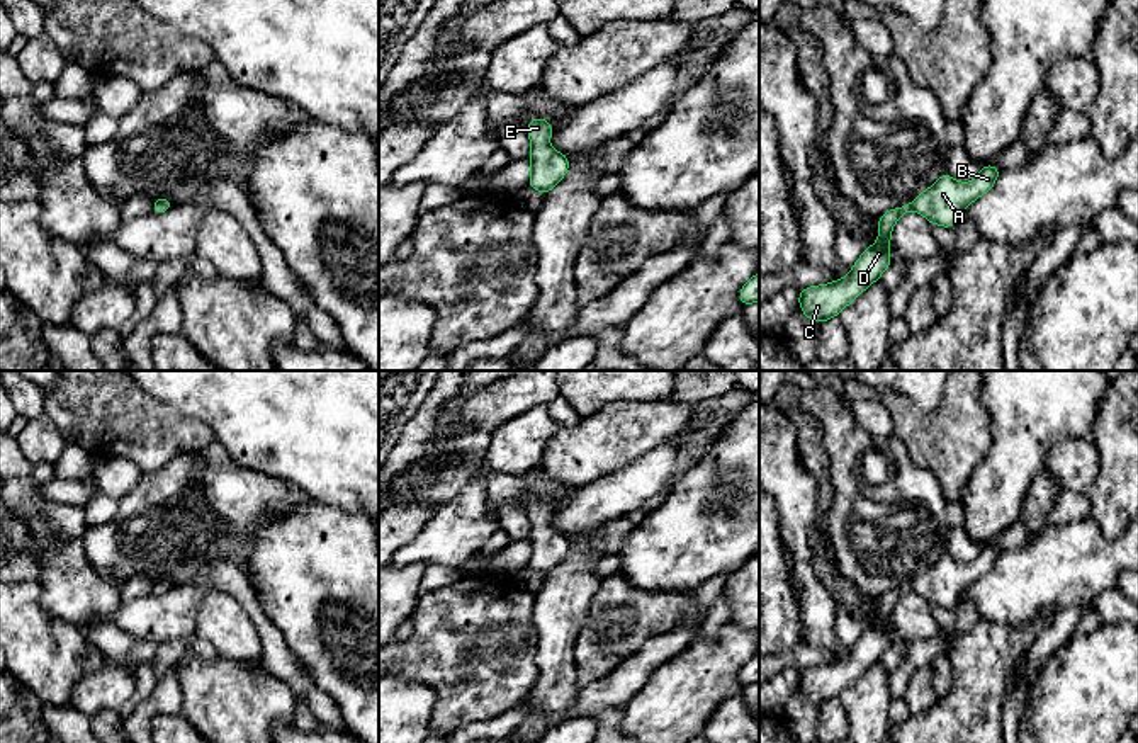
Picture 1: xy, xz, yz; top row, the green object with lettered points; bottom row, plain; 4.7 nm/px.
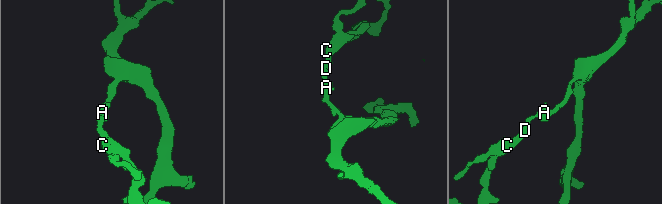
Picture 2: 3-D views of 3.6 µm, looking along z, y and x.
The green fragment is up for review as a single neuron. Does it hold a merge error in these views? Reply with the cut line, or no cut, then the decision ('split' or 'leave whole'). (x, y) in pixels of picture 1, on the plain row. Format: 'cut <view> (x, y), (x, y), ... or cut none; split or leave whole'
cut none; leave whole

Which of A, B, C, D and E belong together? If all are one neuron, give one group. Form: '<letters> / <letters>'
A B C D E

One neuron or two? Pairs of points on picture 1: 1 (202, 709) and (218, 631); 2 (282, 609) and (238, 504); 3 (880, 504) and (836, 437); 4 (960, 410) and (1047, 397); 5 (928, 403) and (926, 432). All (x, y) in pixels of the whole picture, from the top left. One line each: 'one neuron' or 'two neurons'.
1: two neurons
2: two neurons
3: one neuron
4: two neurons
5: two neurons

